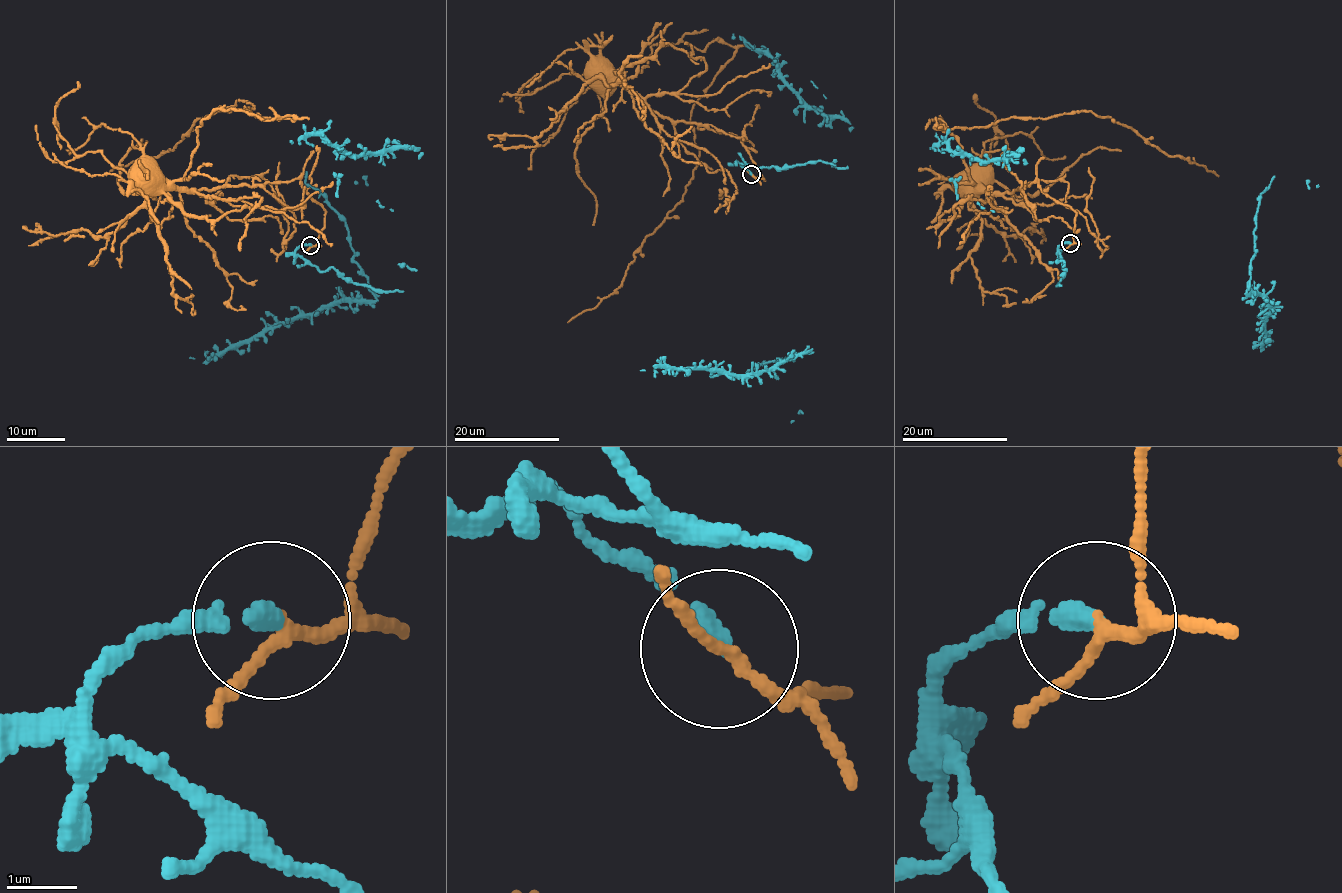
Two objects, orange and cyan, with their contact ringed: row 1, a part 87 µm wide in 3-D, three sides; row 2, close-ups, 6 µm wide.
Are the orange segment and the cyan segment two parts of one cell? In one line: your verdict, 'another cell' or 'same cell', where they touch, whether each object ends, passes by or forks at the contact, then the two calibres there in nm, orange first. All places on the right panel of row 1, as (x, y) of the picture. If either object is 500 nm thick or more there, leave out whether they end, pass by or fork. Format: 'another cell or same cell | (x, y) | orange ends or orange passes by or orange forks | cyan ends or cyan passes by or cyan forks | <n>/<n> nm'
another cell | (1070, 243) | orange passes by | cyan ends | 160/280 nm

